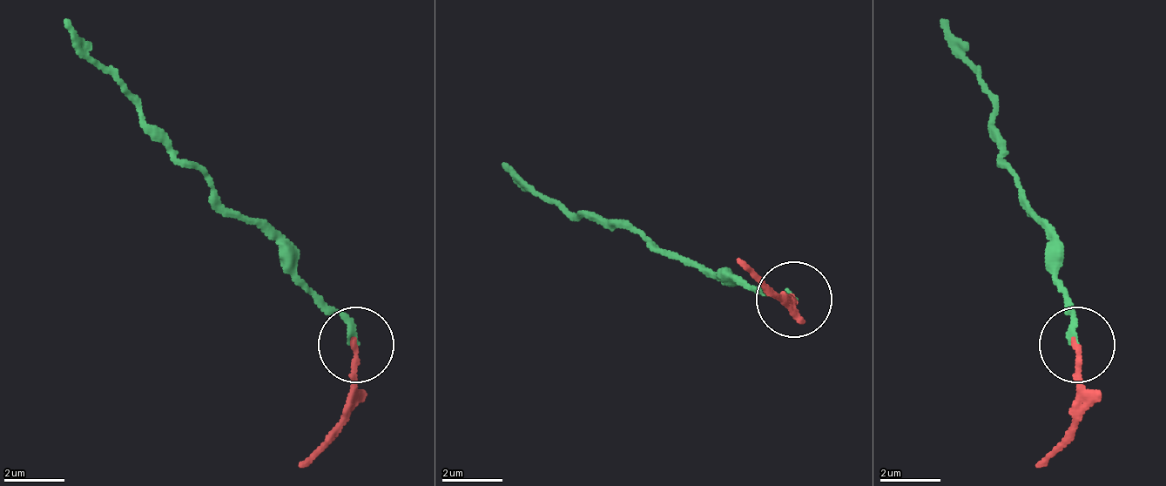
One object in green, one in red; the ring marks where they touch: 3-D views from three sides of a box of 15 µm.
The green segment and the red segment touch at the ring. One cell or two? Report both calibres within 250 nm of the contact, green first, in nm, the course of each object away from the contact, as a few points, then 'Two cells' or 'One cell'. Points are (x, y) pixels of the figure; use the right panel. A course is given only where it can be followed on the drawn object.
Thickness 190 nm (green) against 200 nm. Course of green: (1075, 342), (1060, 252), (1007, 169), (992, 93), (939, 17). Course of red: (1075, 342), (1075, 418), (1037, 463). Two cells

